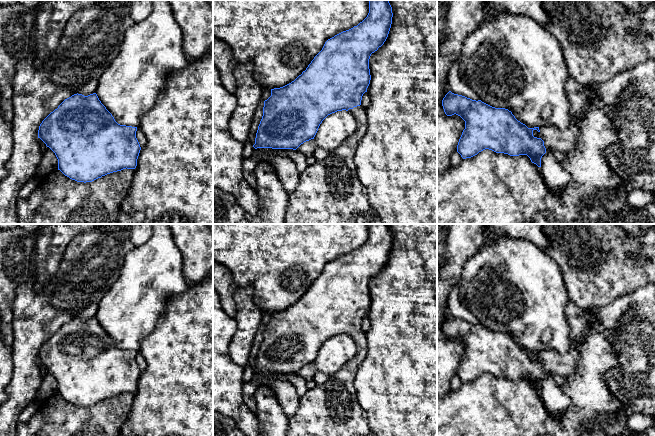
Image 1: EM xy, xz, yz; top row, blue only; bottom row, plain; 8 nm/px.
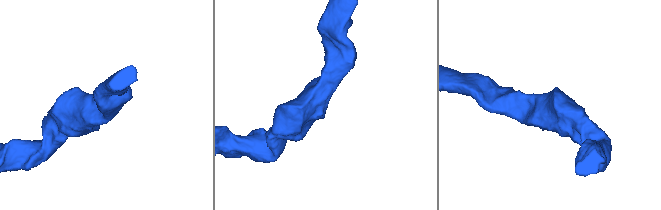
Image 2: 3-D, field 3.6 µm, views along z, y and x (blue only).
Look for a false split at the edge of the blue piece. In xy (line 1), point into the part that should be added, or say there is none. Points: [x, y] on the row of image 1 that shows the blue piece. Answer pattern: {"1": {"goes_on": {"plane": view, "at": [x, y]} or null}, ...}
{"1": {"goes_on": null}}

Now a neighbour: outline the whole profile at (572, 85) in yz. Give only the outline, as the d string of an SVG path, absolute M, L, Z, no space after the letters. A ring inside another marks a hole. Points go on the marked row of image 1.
M568 76L567 84L566 84L566 92L574 93L579 92L583 89L583 87L571 76Z

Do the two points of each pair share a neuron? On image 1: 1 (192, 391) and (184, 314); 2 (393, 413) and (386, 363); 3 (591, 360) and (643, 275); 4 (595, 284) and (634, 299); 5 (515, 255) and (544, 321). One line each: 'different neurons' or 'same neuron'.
1: same neuron
2: same neuron
3: different neurons
4: different neurons
5: same neuron

